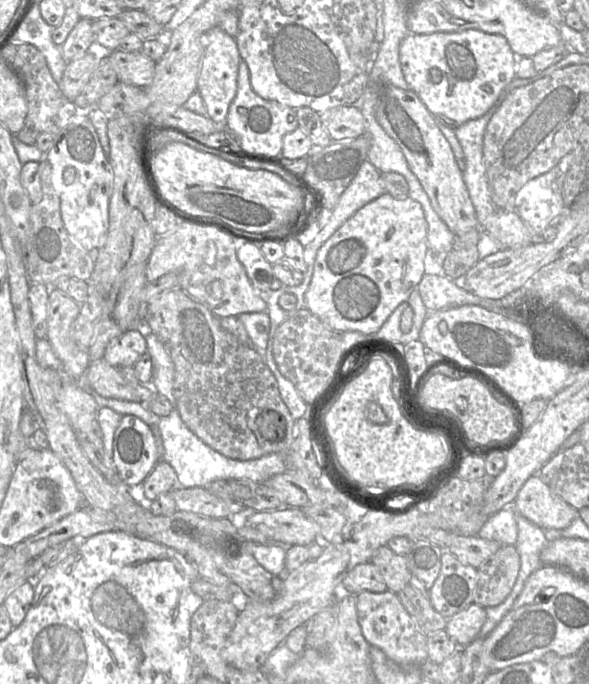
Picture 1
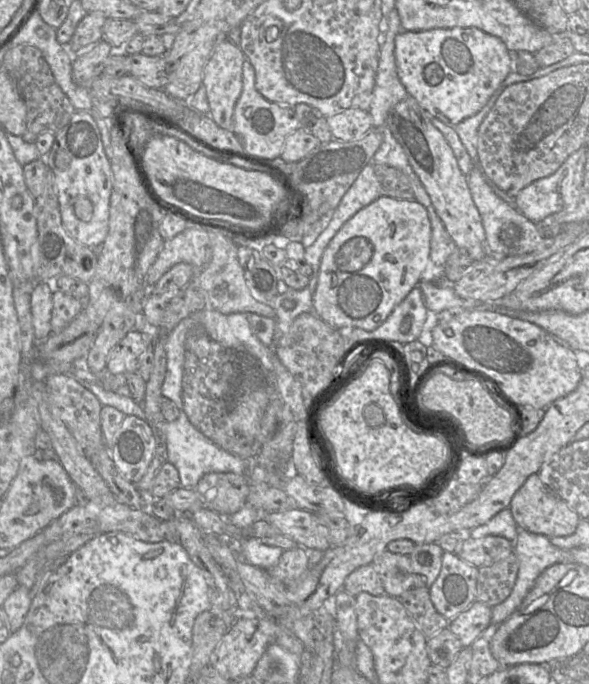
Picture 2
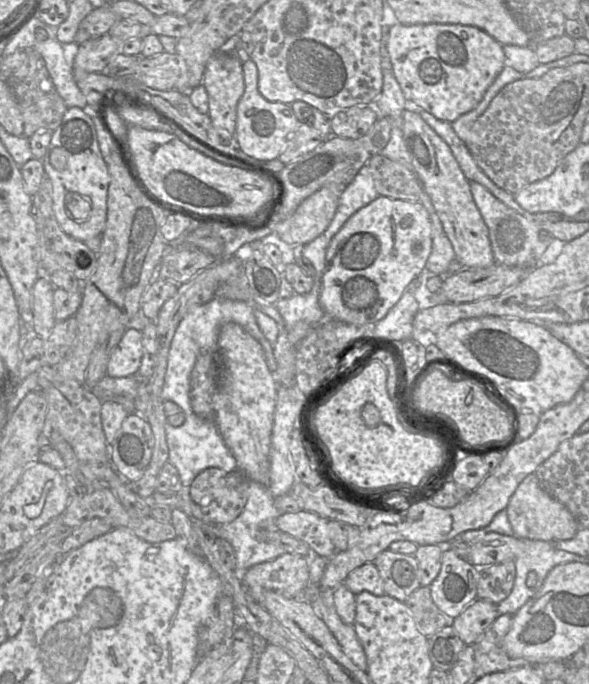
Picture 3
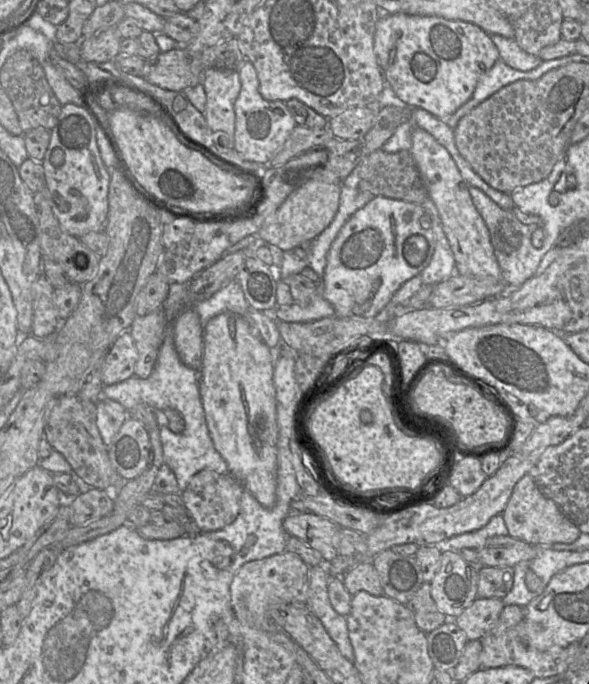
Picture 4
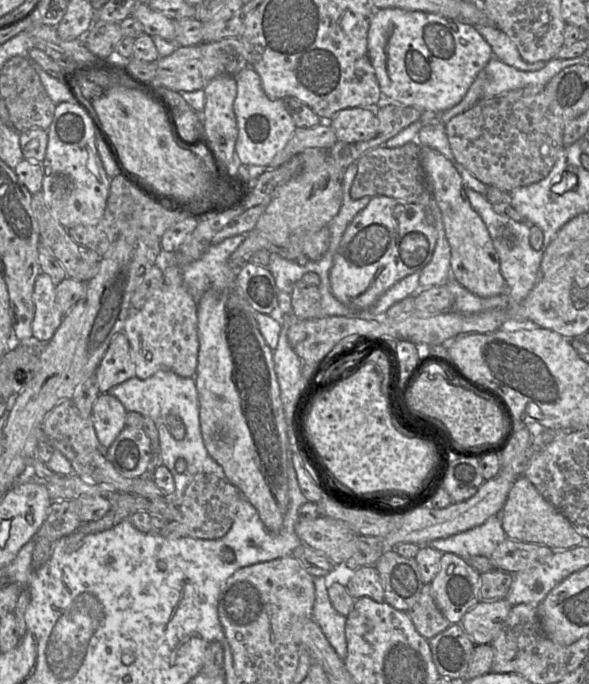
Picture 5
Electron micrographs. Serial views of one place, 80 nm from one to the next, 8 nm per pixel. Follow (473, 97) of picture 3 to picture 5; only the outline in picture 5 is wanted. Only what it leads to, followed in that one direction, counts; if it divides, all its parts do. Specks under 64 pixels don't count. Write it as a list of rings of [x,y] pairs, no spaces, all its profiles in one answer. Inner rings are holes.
[[[383,8],[376,9],[370,22],[368,56],[383,94],[398,104],[416,107],[426,113],[441,113],[464,98],[476,76],[494,55],[474,25],[434,13]]]

